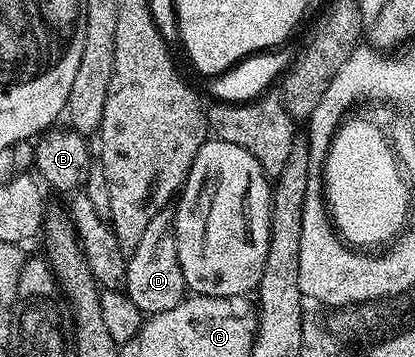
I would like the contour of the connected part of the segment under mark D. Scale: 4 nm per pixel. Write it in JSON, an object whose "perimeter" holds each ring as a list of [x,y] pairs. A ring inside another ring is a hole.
{"perimeter":[[[170,212],[159,213],[153,223],[149,223],[145,235],[141,235],[141,243],[130,250],[125,292],[129,300],[137,303],[144,315],[169,311],[183,301],[188,287],[183,278],[181,263],[177,259],[175,230]]]}

